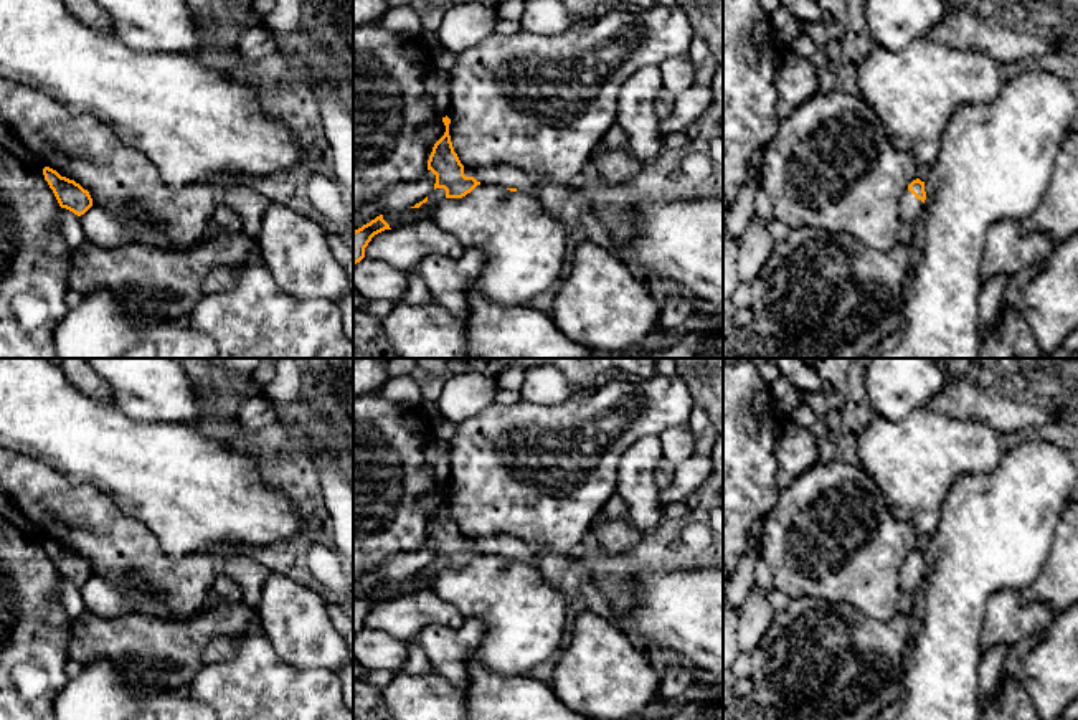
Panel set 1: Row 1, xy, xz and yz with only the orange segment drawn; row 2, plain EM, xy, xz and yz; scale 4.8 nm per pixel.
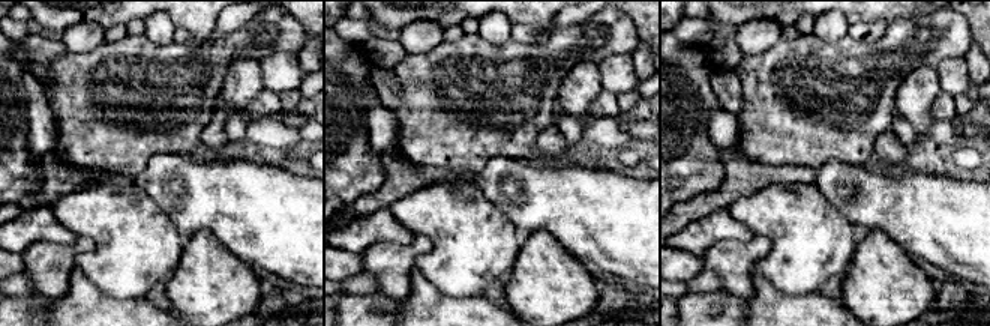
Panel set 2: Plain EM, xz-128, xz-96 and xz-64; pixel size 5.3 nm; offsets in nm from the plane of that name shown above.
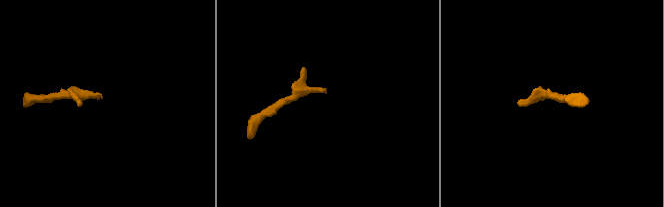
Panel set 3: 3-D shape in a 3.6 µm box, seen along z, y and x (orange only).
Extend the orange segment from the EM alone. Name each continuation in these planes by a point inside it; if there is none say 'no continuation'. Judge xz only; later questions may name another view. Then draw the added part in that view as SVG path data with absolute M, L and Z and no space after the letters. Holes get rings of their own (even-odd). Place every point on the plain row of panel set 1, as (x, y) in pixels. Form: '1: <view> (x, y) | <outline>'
1: xz (509, 547) | M495 535L474 542L474 548L484 555L500 555L504 558L517 558L518 561L532 561L541 553L541 545L530 545L508 535Z

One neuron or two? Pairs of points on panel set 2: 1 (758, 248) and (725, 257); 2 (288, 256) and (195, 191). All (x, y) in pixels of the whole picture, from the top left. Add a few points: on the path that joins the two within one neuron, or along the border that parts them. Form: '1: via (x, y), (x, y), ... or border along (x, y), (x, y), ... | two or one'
1: via (750, 253), (743, 257), (732, 257) | one
2: via (266, 233), (231, 199), (218, 197) | one

